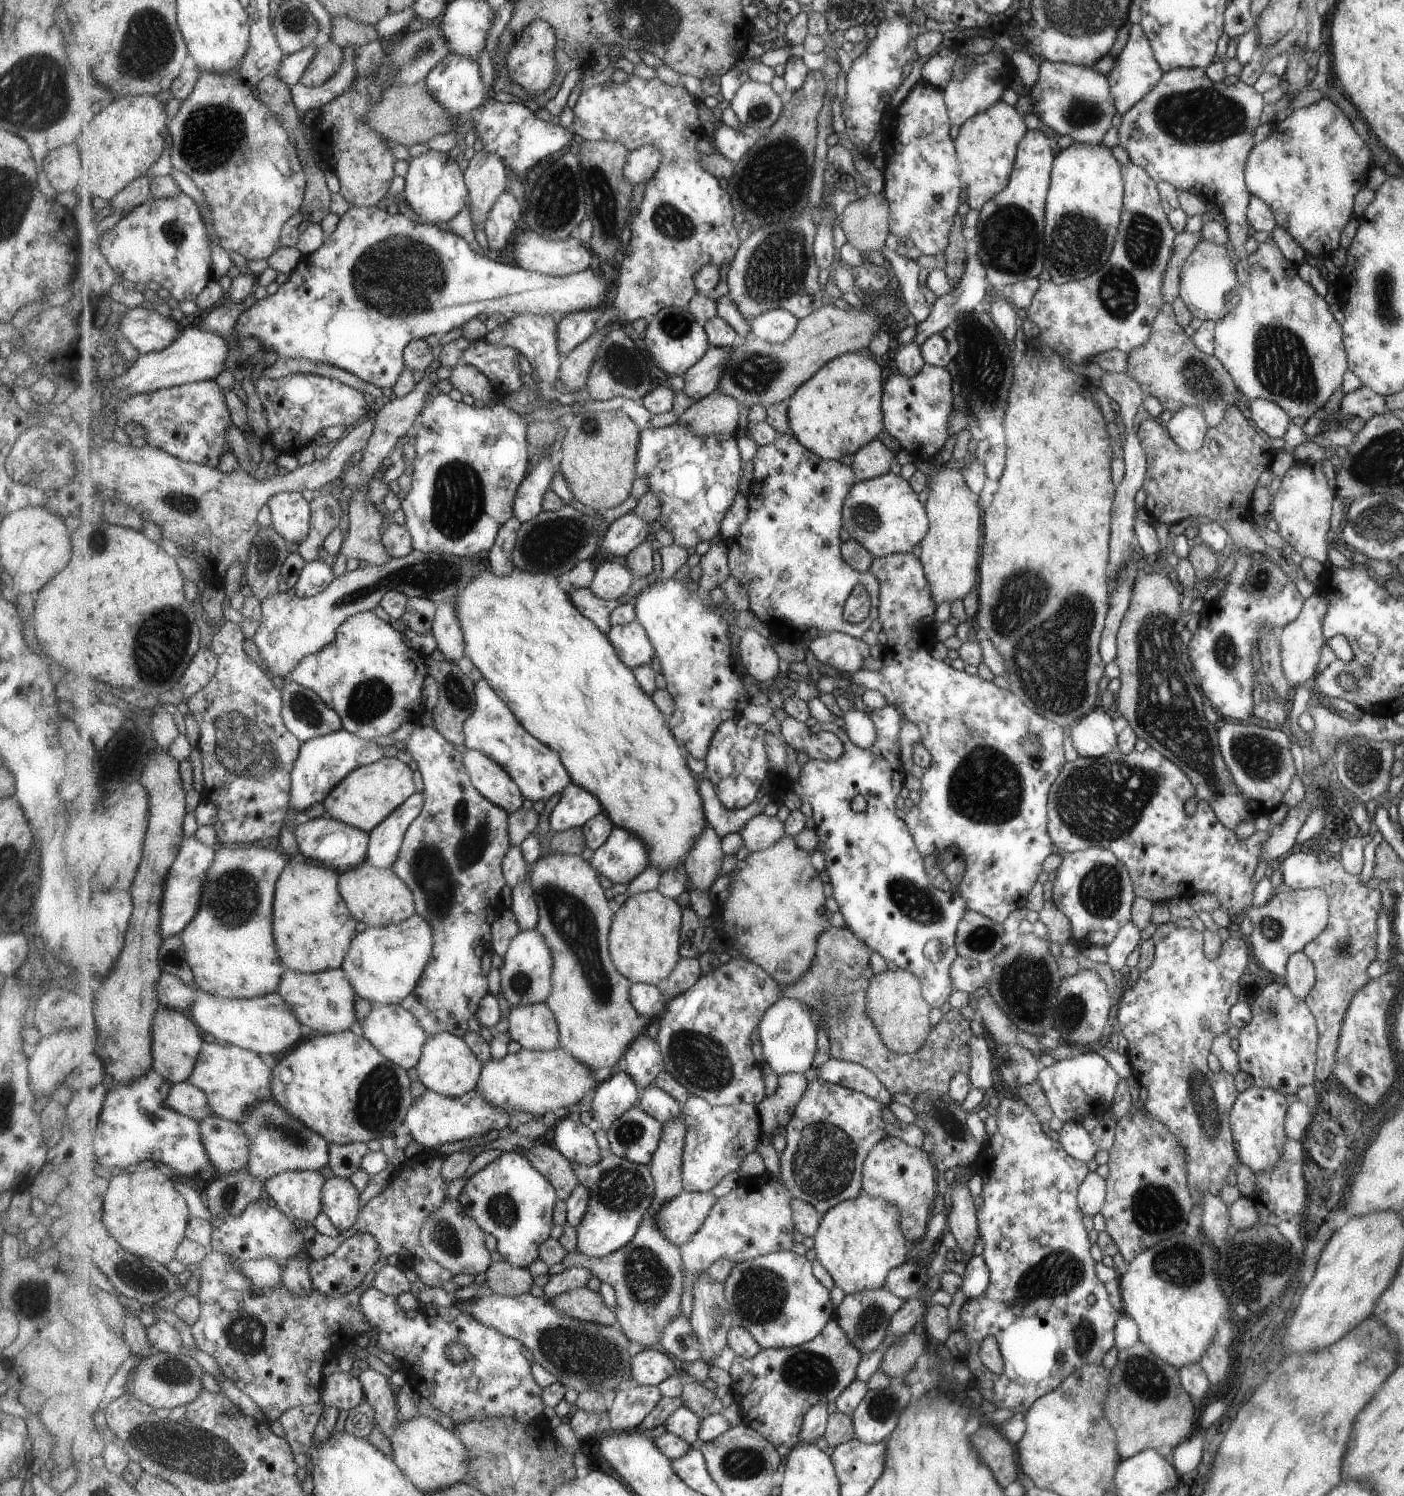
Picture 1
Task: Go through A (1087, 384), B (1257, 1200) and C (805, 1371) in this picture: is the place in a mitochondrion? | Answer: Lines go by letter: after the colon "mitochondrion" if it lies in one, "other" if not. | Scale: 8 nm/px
A: other
B: other
C: mitochondrion

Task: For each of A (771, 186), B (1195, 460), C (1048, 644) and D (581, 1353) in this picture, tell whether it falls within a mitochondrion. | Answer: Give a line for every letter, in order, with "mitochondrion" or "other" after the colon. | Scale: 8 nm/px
A: mitochondrion
B: other
C: mitochondrion
D: mitochondrion

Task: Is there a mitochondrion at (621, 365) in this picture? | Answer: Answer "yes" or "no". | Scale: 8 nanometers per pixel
yes

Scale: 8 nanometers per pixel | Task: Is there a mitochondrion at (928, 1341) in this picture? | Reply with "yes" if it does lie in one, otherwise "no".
no

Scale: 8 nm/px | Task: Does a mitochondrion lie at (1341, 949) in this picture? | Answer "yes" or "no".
yes

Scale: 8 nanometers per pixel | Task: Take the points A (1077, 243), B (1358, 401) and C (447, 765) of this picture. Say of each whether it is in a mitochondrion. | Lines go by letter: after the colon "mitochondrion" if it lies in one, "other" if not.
A: mitochondrion
B: other
C: other

